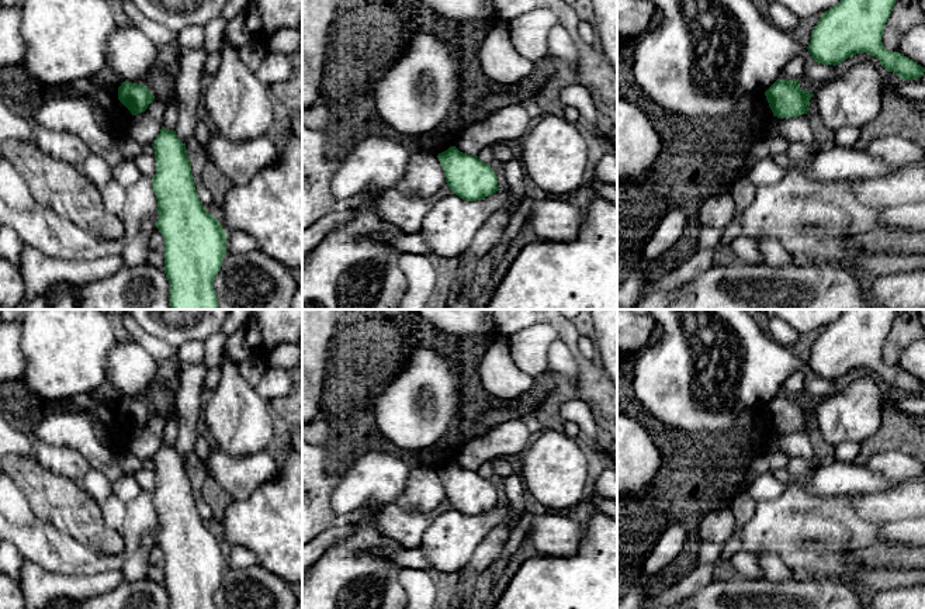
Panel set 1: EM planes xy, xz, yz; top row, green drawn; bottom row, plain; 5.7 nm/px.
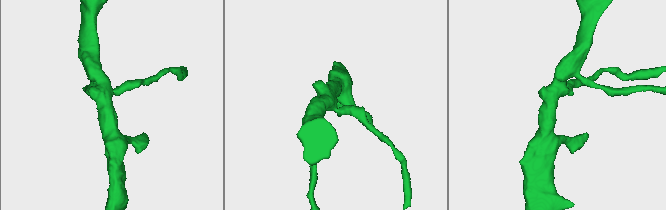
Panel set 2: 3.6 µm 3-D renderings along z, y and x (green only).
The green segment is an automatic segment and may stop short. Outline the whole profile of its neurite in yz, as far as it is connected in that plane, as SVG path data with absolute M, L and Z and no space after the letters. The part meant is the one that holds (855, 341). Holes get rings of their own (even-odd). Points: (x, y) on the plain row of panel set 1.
M846 309L821 329L807 361L822 380L838 380L856 368L877 373L881 381L901 395L922 392L925 383L884 363L881 350L898 309Z

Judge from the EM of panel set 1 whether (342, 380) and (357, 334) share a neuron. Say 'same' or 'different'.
same

